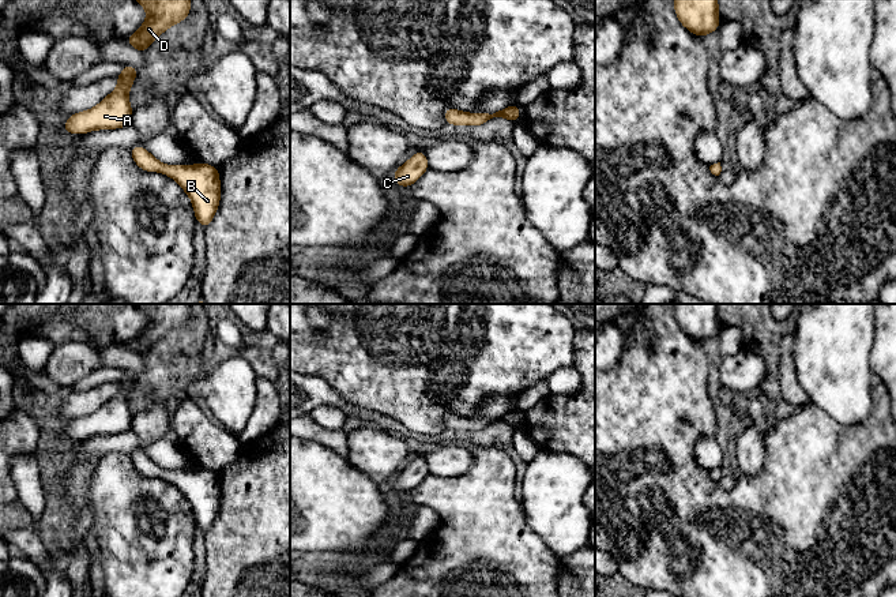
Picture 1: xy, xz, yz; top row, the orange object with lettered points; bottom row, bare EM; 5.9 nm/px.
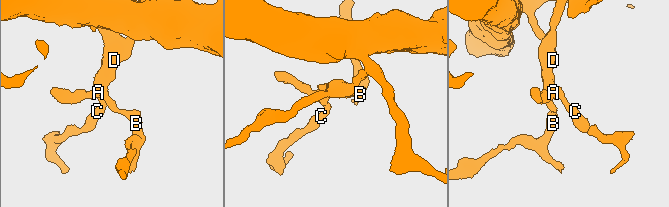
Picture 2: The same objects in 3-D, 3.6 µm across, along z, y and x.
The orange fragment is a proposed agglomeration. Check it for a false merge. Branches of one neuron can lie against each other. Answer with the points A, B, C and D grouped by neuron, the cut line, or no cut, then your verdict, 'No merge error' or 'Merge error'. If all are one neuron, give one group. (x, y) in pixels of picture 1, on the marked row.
Groups: A B C D. No split. No merge error

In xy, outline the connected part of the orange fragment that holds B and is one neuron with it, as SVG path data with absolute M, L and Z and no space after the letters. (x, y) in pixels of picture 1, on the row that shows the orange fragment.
M143 146L129 150L136 165L146 172L161 172L174 179L189 195L196 221L204 230L210 226L221 199L219 169L200 162L199 165L163 165Z

